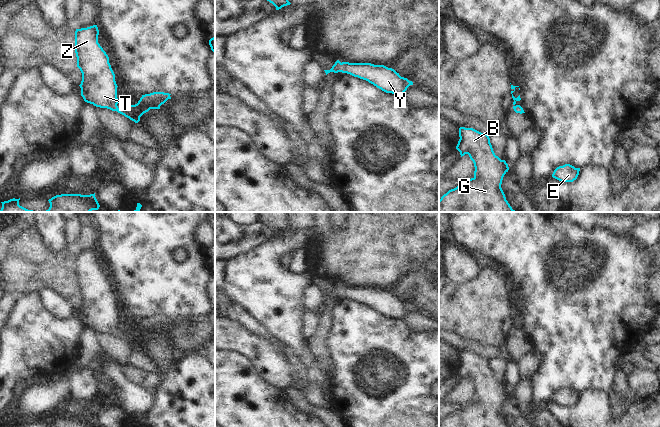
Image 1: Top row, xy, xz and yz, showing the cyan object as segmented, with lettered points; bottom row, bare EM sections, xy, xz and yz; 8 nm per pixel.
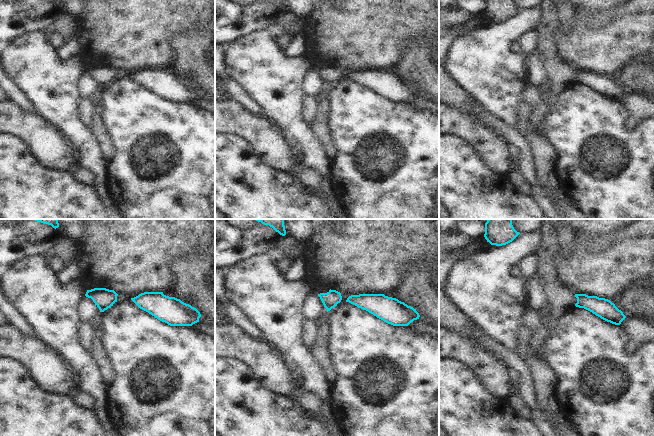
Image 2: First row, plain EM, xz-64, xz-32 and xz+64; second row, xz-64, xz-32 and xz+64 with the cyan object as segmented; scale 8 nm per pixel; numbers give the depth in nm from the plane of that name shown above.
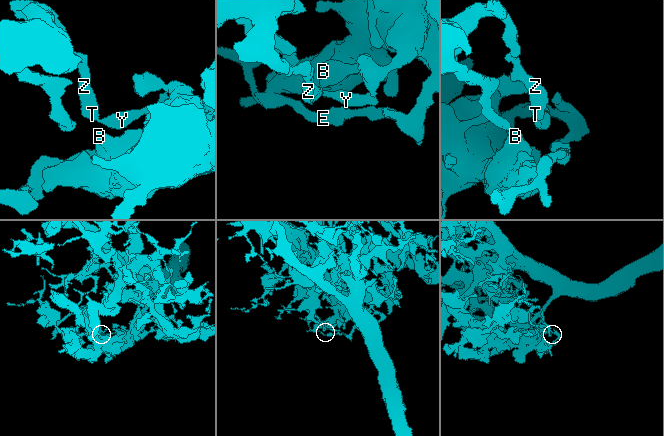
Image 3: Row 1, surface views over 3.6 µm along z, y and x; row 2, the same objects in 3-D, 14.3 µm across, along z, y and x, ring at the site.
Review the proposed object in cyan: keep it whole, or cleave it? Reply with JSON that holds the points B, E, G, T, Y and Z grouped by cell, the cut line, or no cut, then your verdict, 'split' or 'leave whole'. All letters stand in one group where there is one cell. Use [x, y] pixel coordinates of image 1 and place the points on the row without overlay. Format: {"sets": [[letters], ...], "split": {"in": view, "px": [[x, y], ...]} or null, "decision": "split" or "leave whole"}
{"sets": [["B", "E", "G", "T", "Y", "Z"]], "split": null, "decision": "leave whole"}

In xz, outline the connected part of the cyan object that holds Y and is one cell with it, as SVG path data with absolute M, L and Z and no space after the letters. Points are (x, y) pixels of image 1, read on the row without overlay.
M337 284L330 294L324 294L326 299L330 296L347 297L354 301L366 304L386 317L402 319L412 305L401 301L394 293L384 289L371 287L349 287Z

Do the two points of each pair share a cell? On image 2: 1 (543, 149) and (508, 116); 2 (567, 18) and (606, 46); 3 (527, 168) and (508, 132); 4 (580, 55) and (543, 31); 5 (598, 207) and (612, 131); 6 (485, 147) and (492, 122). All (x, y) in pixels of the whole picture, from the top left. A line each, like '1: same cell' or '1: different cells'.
1: different cells
2: different cells
3: same cell
4: different cells
5: same cell
6: different cells

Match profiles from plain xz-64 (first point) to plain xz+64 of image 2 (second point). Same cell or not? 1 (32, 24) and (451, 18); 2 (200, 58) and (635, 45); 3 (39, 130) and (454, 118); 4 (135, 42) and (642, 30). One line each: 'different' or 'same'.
1: same
2: different
3: same
4: same

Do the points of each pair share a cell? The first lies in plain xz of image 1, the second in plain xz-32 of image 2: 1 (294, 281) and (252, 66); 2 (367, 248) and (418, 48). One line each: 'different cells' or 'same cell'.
1: same cell
2: different cells

